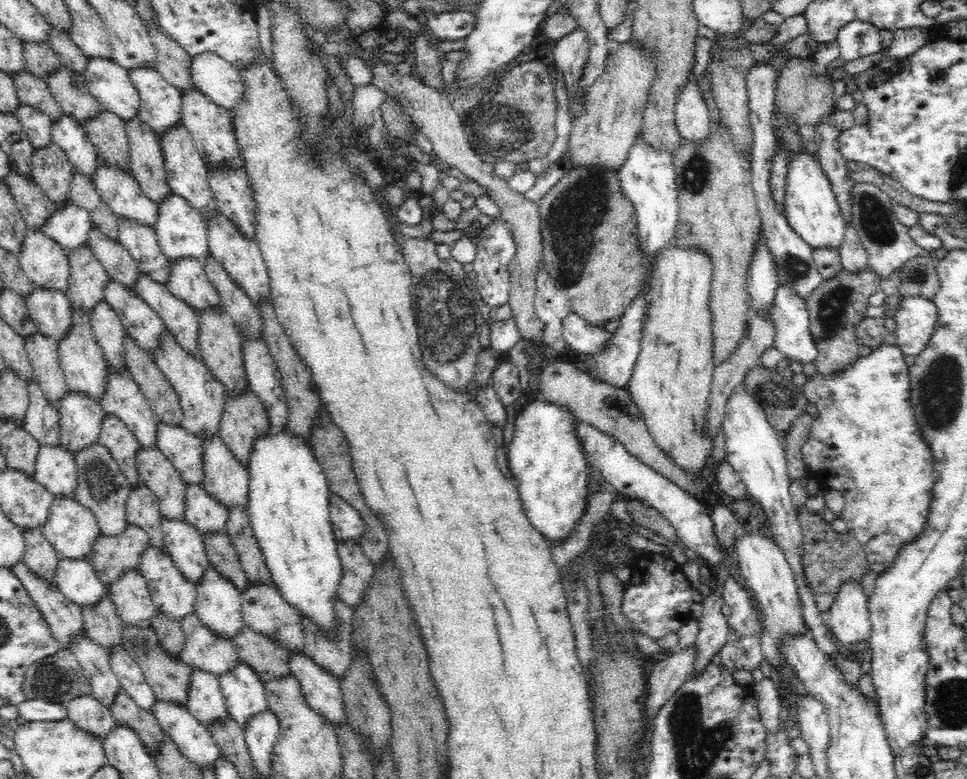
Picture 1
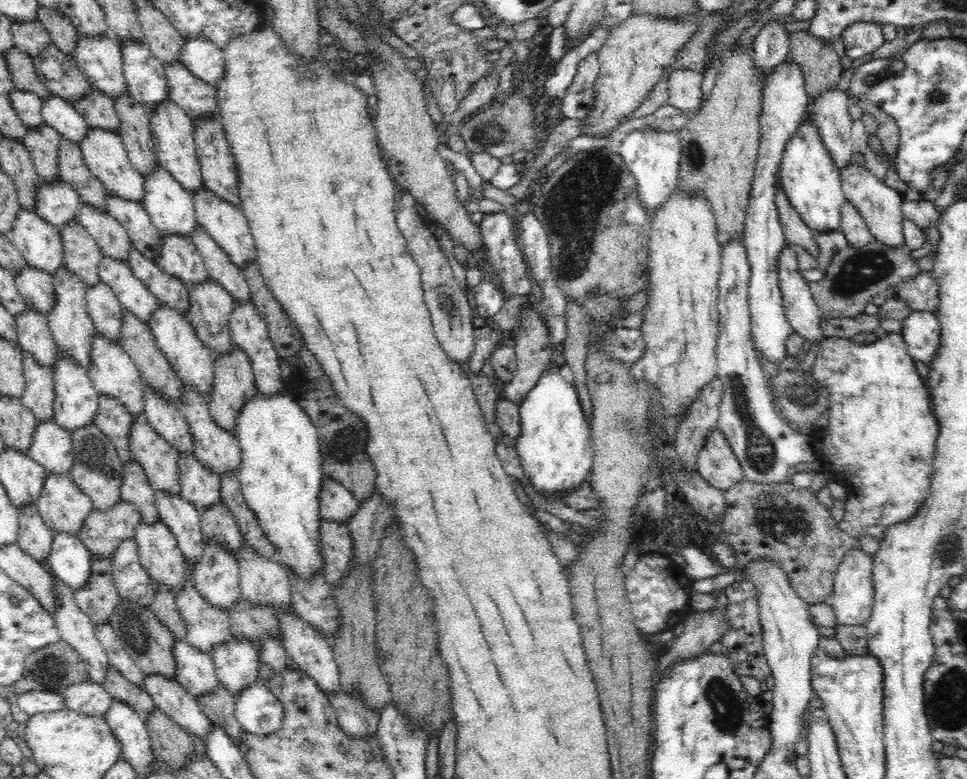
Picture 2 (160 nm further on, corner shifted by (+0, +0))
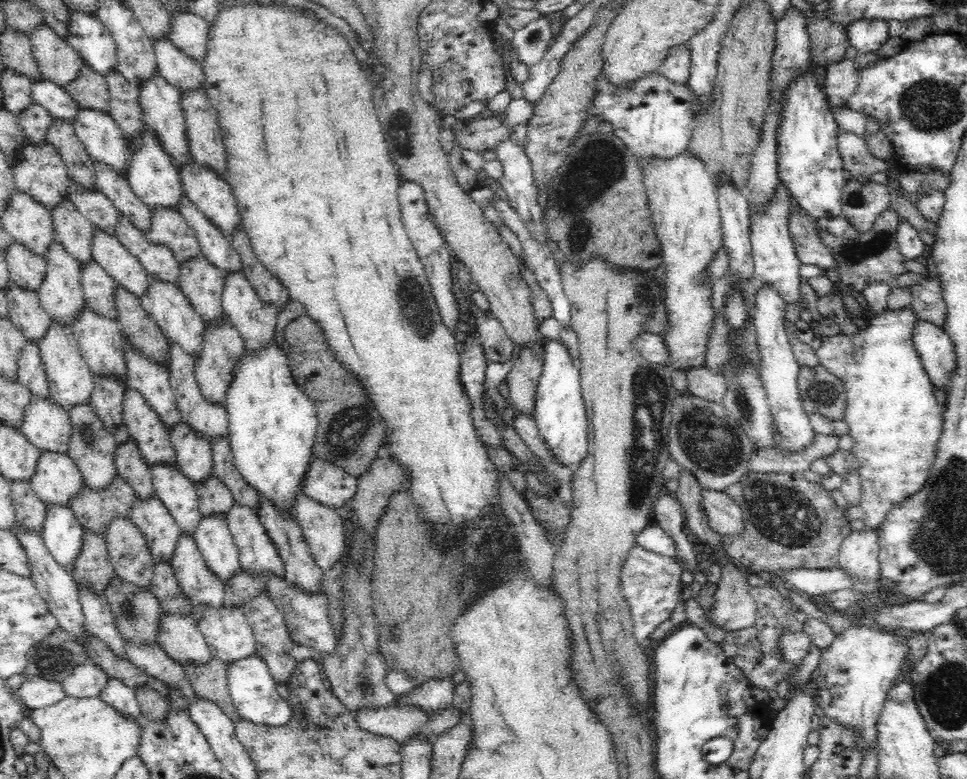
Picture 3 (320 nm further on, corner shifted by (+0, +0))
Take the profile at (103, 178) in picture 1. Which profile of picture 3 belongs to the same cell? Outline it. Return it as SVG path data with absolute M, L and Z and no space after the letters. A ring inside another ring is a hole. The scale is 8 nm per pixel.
M79 108L73 126L93 161L102 162L127 176L130 155L124 131L109 114Z

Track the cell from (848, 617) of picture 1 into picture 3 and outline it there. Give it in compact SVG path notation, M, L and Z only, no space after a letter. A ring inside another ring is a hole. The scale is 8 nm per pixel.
M866 527L864 532L852 531L844 540L839 553L838 567L842 568L855 584L850 588L868 593L880 592L878 589L879 532L877 528Z

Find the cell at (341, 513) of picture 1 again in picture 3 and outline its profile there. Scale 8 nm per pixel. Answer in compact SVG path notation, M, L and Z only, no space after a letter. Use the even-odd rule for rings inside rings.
M314 455L304 473L301 492L321 505L340 509L350 502L357 491L357 478L338 465L328 463Z

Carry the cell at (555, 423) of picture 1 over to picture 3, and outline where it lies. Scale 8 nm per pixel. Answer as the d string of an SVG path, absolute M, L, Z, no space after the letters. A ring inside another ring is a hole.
M549 339L544 344L542 374L536 388L536 406L532 417L540 431L540 437L548 443L554 462L576 470L588 454L588 417L581 393L580 373L572 365L568 346L559 340Z

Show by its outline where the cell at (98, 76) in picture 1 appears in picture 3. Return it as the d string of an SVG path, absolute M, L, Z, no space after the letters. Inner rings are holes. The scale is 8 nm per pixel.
M72 5L69 8L67 42L80 54L86 66L105 77L116 70L117 49L112 35L106 30L96 14L82 13Z

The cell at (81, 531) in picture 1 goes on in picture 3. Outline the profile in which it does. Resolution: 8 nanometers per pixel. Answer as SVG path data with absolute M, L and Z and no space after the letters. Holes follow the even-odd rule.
M41 451L36 470L29 481L46 508L52 505L71 506L71 498L85 487L76 461L67 452Z

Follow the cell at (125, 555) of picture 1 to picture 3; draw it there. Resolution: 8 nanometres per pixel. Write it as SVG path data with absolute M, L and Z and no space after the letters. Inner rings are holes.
M116 475L105 489L92 491L84 487L71 498L71 509L84 532L106 534L110 522L118 515L129 517L136 500L134 489L126 479Z

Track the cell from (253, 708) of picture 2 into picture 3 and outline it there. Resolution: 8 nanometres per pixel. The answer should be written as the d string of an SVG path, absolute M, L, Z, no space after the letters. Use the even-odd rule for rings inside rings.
M258 654L227 666L227 679L232 702L244 720L271 727L284 726L290 722L292 709L287 700L278 698L276 682L270 675L266 661L263 661Z

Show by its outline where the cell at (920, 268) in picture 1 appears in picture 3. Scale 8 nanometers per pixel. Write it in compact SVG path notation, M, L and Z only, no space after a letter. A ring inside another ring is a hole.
M924 277L918 284L908 286L912 293L911 307L920 321L930 322L943 329L947 320L942 287L936 279Z

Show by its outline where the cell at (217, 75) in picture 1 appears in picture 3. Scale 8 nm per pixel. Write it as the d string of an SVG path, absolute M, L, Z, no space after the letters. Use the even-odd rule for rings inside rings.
M188 11L171 14L169 40L199 64L208 54L208 33L208 22L198 14Z

